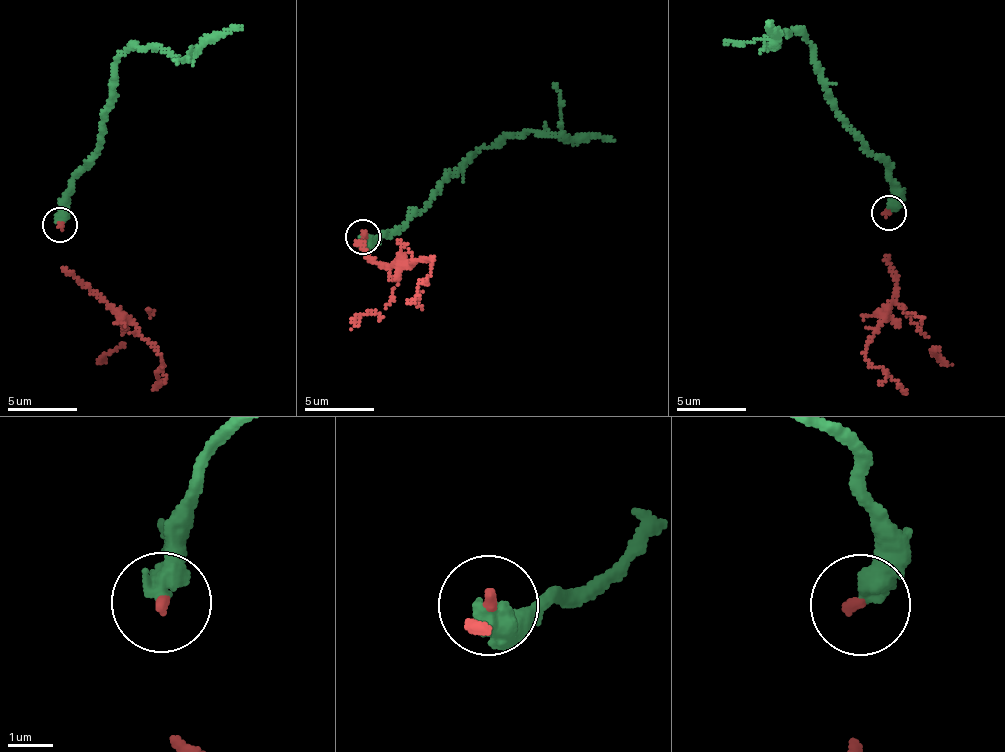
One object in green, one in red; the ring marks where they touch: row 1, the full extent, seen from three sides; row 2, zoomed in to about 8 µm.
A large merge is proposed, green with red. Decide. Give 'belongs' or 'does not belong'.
belongs

